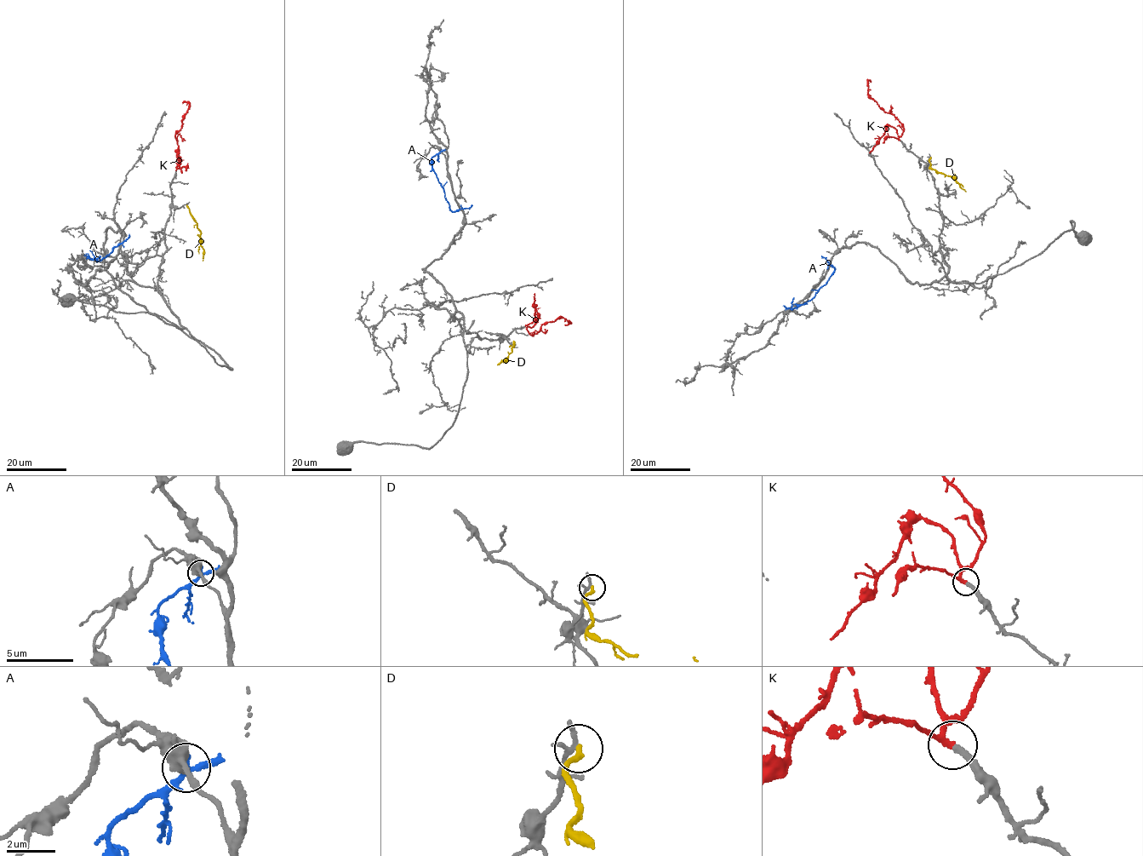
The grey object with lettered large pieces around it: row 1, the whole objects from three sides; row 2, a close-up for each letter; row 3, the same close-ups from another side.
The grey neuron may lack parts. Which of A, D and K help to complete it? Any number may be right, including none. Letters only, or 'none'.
K

